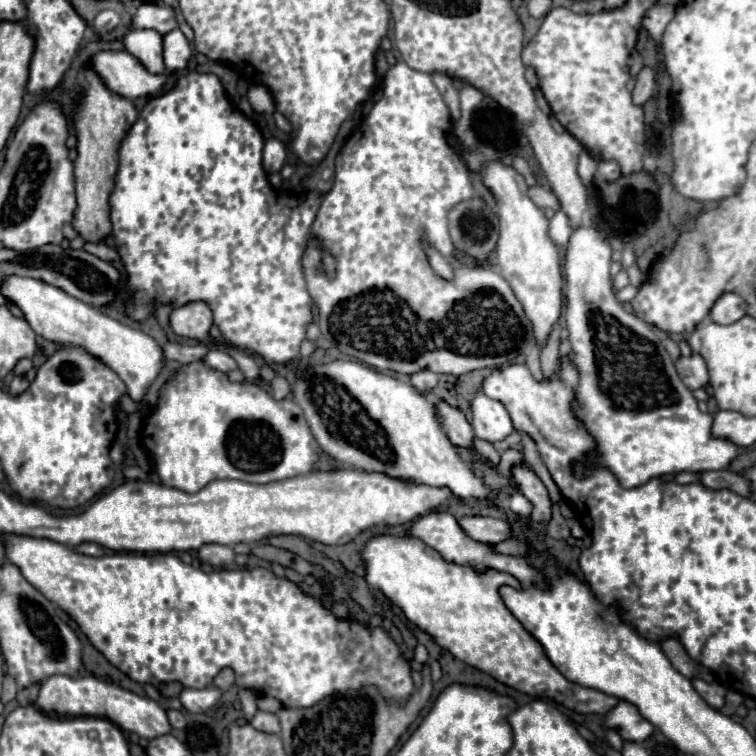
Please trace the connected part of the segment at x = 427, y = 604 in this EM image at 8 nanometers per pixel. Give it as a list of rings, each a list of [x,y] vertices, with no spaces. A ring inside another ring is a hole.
[[[380,534],[368,538],[362,546],[360,562],[366,570],[366,584],[378,590],[386,602],[398,606],[412,624],[428,632],[438,646],[452,652],[458,660],[514,690],[536,698],[550,698],[578,714],[606,714],[618,704],[614,696],[566,680],[552,666],[542,646],[524,630],[498,594],[502,584],[520,588],[520,582],[510,574],[492,568],[480,572],[468,564],[452,564],[412,534]]]

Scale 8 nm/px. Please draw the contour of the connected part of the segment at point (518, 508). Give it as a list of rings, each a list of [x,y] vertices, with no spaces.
[[[516,492],[516,494],[510,496],[508,508],[510,508],[514,514],[518,514],[518,516],[530,516],[530,512],[532,512],[532,504],[530,504],[520,492]]]

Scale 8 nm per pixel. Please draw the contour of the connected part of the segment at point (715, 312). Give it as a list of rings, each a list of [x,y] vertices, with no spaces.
[[[722,294],[710,310],[710,320],[716,324],[734,324],[746,316],[746,302],[738,294]]]

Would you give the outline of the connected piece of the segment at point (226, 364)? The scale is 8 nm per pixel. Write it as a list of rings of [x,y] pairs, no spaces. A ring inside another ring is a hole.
[[[210,350],[206,356],[204,356],[204,362],[212,368],[212,370],[218,370],[218,372],[230,372],[230,370],[236,370],[236,360],[228,354],[228,352],[222,352],[222,350]]]

